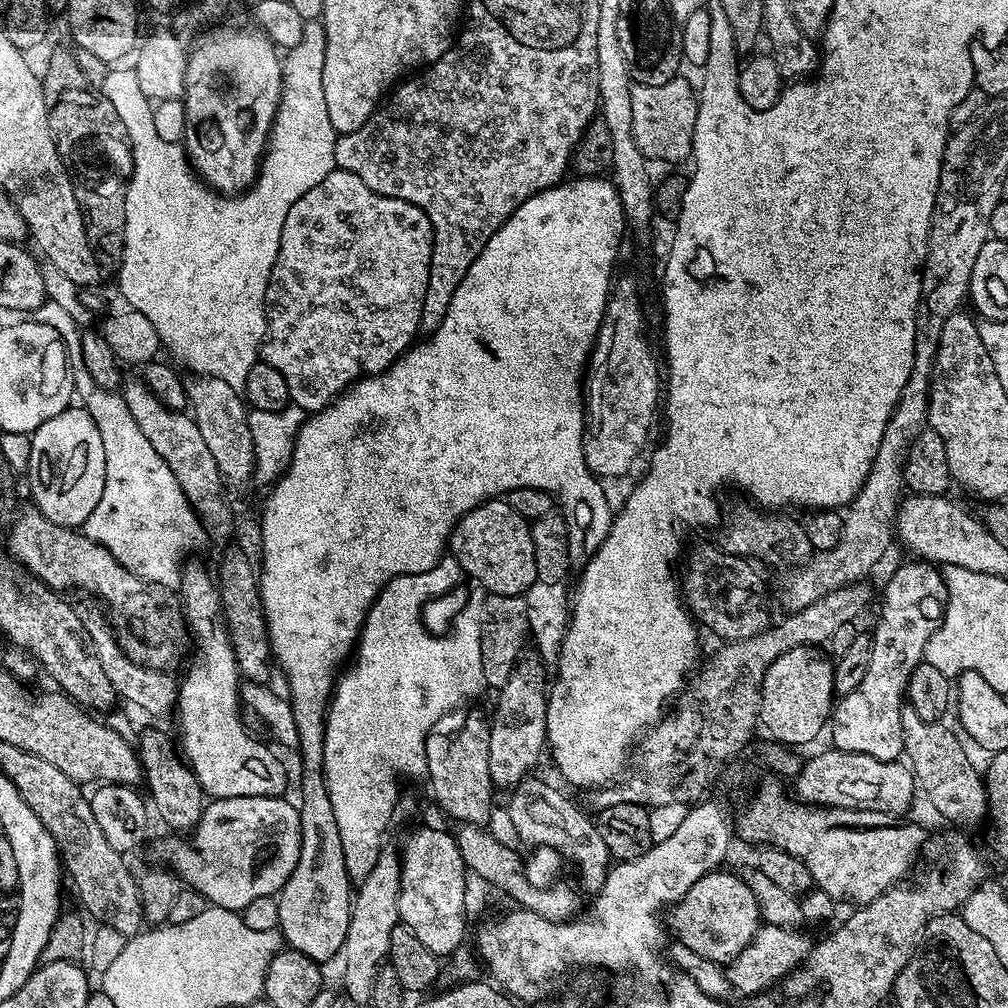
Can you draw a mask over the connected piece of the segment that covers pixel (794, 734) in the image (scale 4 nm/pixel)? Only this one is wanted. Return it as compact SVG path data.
M815 645L806 647L795 647L785 654L780 654L778 658L770 664L763 679L762 690L758 697L758 707L760 710L760 724L775 743L784 744L788 747L802 748L802 745L814 741L827 727L831 717L836 698L834 688L834 668L835 663L823 653L824 650Z

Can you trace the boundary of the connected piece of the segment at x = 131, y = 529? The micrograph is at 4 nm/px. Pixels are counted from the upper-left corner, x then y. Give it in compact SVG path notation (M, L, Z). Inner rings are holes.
M47 302L30 313L31 319L54 326L68 351L68 367L72 369L72 386L79 403L90 414L102 436L105 451L105 485L94 512L82 525L85 536L102 545L126 570L138 578L176 590L182 584L184 555L204 540L205 525L183 493L174 471L155 452L138 428L119 391L96 385L83 361L80 345L81 329L62 310Z

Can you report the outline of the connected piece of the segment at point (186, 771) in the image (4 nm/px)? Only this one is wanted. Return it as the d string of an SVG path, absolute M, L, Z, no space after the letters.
M148 728L141 734L138 755L142 780L145 785L148 783L147 795L150 797L150 804L155 815L157 812L161 822L173 833L191 833L202 818L206 807L206 793L204 787L198 782L194 770L178 751L177 745L176 748L172 745L171 738L156 728Z

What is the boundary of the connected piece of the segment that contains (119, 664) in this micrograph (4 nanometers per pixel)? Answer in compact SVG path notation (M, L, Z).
M88 602L78 604L77 612L83 628L87 630L88 637L91 638L95 653L98 654L98 662L101 663L102 670L113 684L117 697L126 700L128 703L140 708L154 718L166 718L170 712L175 711L179 703L179 683L176 678L172 678L167 671L146 667L138 664L121 649L117 643L112 625L106 617L103 607L99 603Z

